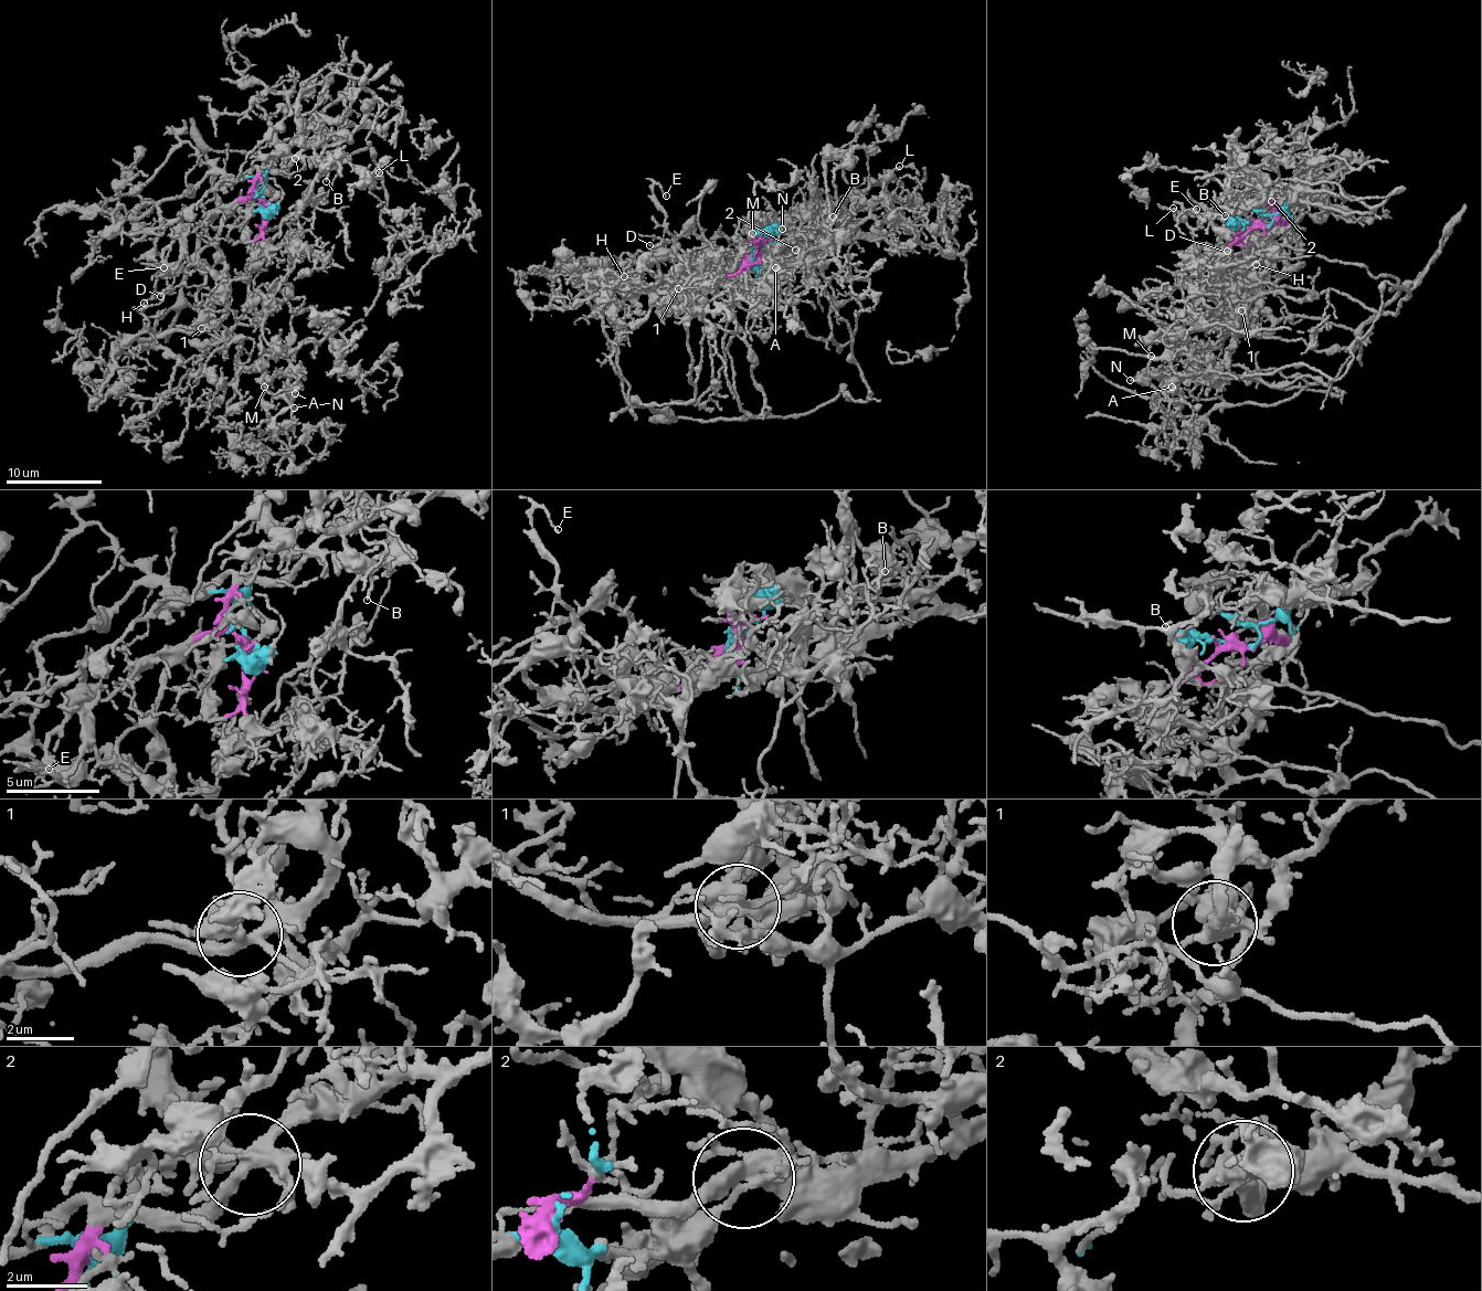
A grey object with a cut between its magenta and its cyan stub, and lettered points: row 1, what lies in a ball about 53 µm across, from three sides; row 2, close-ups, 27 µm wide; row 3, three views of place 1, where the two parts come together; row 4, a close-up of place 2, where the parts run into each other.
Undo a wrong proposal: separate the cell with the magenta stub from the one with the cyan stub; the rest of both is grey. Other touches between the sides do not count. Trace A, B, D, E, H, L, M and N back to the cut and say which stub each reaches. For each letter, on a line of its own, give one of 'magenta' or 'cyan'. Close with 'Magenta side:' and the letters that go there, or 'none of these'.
A: cyan
B: cyan
D: magenta
E: magenta
H: magenta
L: magenta
M: cyan
N: cyan
Magenta side: D, E, H, L

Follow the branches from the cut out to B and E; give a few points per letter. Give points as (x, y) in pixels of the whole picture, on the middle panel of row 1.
B: (758, 254), (751, 264), (782, 271), (806, 334), (827, 338), (831, 295), (810, 257), (832, 217)
E: (758, 254), (755, 261), (721, 277), (687, 266), (686, 254), (676, 243), (652, 192), (656, 183), (666, 196)

